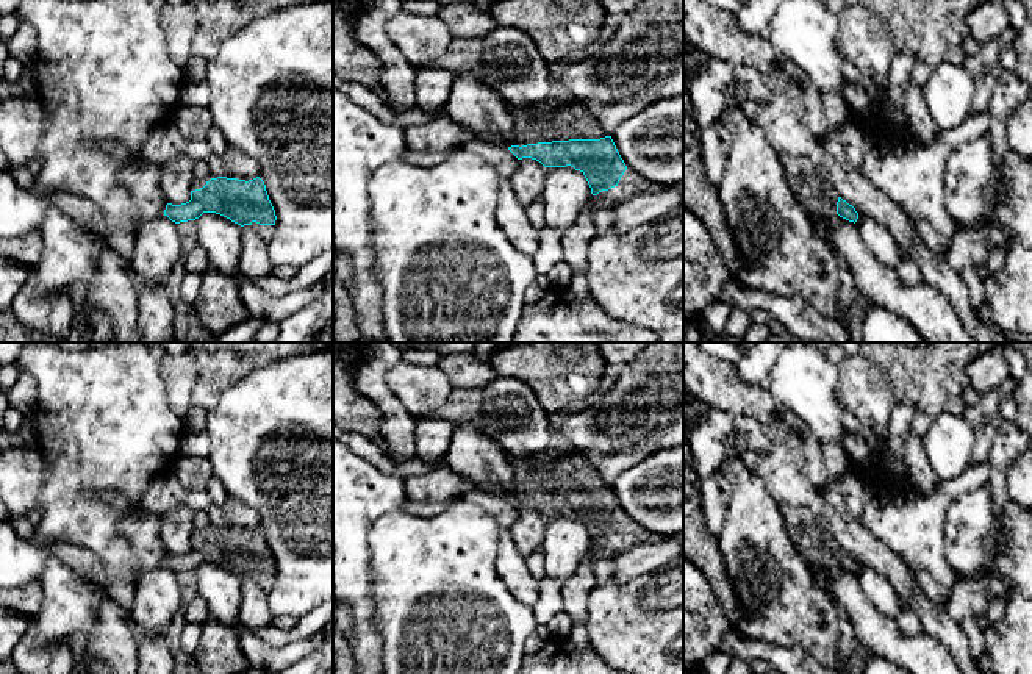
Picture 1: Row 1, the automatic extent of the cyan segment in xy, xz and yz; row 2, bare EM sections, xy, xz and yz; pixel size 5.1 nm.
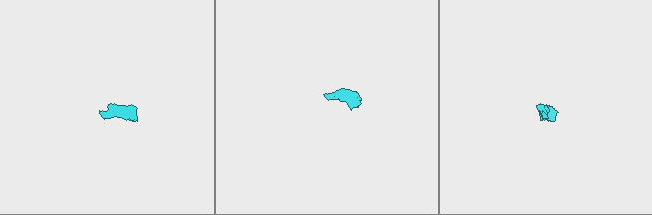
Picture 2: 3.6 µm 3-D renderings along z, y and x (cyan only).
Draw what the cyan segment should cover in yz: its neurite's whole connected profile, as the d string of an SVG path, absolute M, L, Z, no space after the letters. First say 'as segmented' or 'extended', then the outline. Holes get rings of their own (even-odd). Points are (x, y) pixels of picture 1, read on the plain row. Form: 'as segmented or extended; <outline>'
extended; M787 502L779 505L788 536L810 568L838 565L849 572L857 572L858 563L838 546L833 529L826 519L799 505Z

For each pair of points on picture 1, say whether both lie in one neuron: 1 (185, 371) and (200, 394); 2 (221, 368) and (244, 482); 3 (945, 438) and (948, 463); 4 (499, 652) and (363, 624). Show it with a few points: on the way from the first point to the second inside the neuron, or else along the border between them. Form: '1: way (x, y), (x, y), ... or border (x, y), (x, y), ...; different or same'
1: border (196, 358), (196, 385), (191, 404); different
2: border (257, 369), (233, 383), (208, 412); different
3: way (948, 444), (948, 457); same
4: border (371, 591), (372, 621), (383, 657); different

